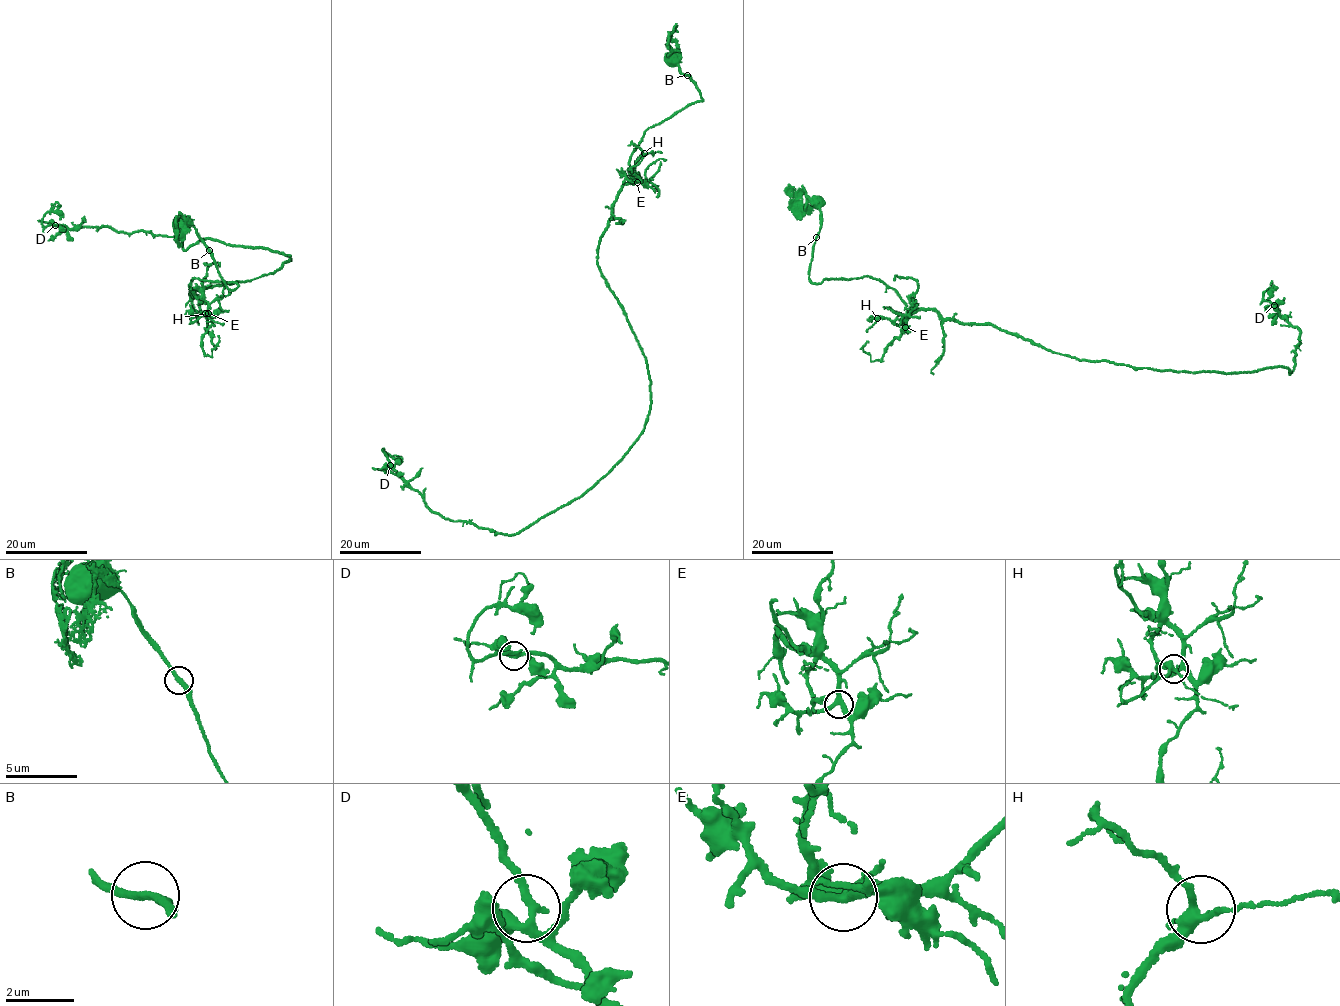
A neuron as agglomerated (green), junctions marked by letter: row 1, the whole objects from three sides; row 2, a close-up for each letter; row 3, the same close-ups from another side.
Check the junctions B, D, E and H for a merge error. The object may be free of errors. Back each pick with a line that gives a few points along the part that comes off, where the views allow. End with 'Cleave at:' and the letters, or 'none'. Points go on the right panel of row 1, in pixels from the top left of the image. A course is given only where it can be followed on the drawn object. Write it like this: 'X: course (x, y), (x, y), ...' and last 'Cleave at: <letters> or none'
Cleave at: none

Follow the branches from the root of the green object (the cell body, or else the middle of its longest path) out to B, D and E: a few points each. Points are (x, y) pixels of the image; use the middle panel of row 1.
B: (675, 60), (680, 72), (687, 75)
D: (675, 60), (702, 100), (645, 132), (598, 249), (647, 364), (643, 433), (515, 534), (433, 513), (390, 465)
E: (675, 60), (680, 72), (688, 75), (702, 100), (688, 104), (645, 132), (629, 165), (630, 177), (637, 182)

